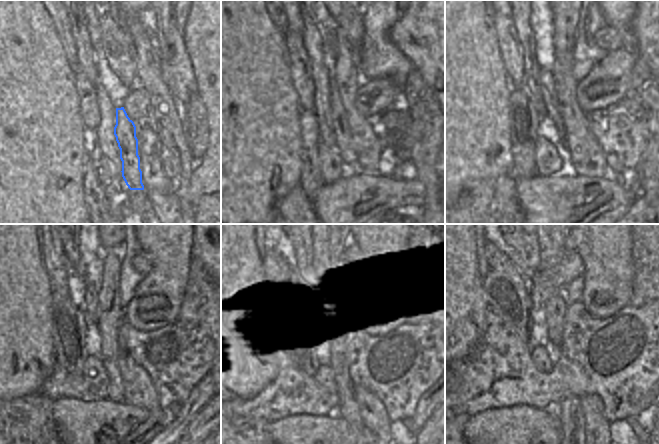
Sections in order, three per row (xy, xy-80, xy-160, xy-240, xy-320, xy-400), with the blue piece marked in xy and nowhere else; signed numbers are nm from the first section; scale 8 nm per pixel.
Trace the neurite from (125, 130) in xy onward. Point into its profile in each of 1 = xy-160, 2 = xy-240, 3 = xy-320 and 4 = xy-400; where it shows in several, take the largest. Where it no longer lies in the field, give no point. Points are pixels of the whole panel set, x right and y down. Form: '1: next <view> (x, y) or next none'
1: next xy-160 (545, 76)
2: next xy-240 (91, 298)
3: next xy-320 (302, 244)
4: next xy-400 (523, 249)

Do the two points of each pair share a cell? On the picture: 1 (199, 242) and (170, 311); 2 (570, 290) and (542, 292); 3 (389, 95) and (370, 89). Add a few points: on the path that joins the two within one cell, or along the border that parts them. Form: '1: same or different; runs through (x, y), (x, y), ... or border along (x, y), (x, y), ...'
1: different; border along (193, 234), (191, 253)
2: different; border along (582, 274), (575, 277), (564, 288)
3: same; runs through (384, 93), (380, 89), (375, 89)

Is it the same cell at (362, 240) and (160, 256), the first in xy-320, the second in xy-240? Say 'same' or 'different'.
same

